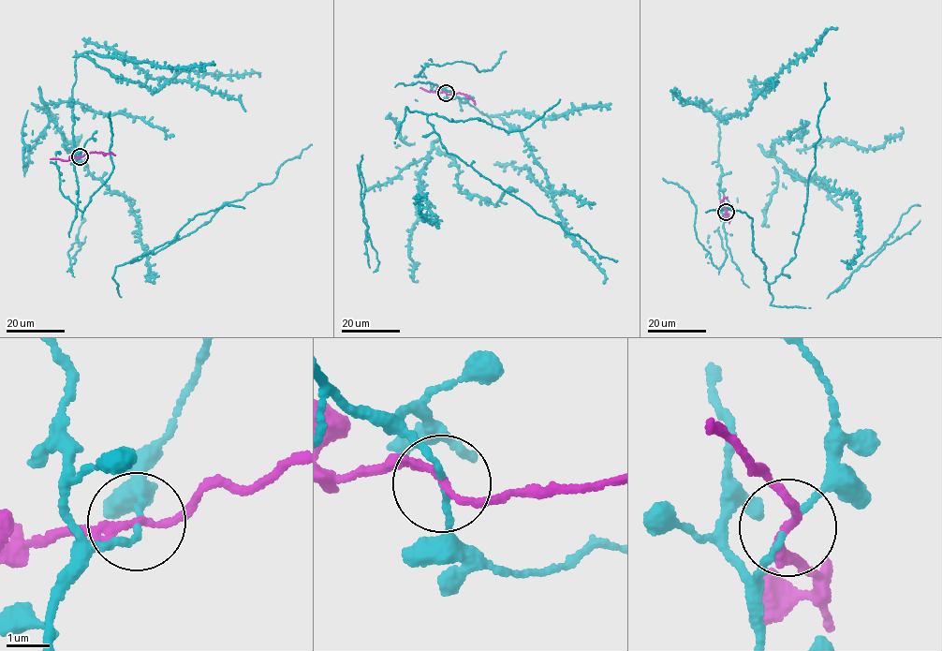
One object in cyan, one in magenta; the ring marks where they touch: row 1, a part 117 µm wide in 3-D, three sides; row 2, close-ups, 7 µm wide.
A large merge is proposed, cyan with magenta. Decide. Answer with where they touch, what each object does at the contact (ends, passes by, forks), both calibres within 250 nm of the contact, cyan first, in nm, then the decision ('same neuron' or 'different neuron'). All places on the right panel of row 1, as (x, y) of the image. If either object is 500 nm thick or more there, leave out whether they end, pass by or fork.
place (726, 212); cyan passes by; magenta passes by; calibres 110 and 160 nm; different neuron

